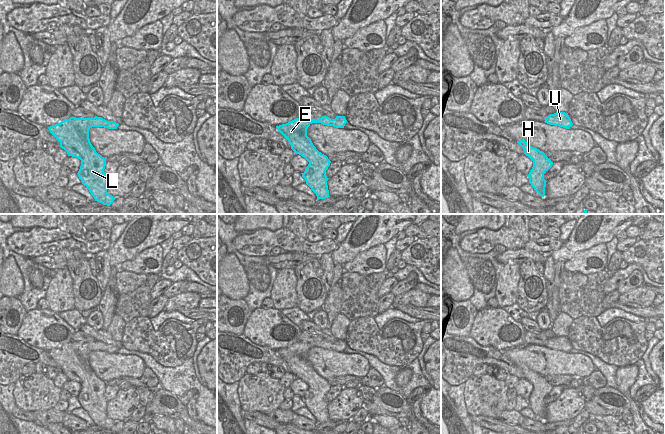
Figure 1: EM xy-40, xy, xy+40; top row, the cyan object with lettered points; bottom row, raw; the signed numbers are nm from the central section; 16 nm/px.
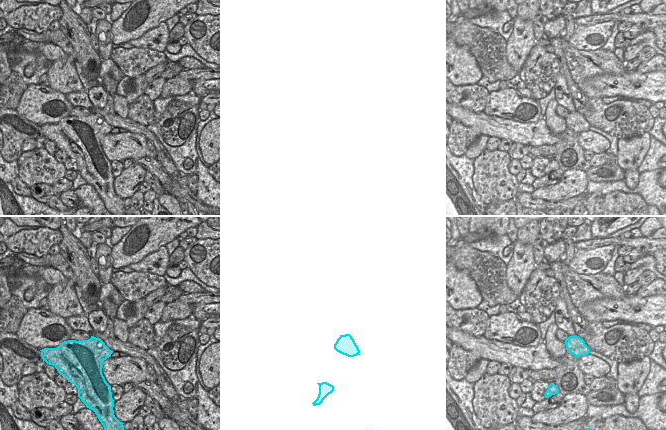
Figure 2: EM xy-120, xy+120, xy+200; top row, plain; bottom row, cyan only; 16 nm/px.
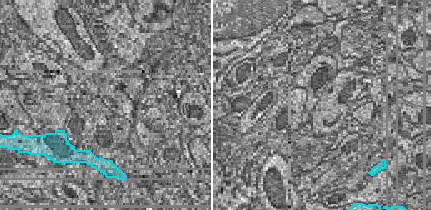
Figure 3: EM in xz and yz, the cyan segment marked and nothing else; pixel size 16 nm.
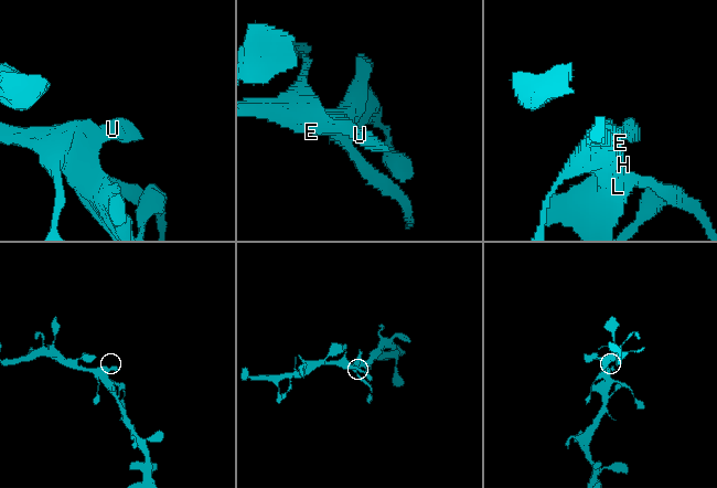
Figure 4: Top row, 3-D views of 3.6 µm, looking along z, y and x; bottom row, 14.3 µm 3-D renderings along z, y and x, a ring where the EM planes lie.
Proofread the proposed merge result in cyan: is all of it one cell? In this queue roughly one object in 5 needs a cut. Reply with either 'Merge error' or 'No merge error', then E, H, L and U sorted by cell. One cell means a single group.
No merge error. Groups: E H L U

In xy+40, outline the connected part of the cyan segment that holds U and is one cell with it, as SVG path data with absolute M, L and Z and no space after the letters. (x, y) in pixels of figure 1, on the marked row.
M556 112L554 114L550 114L546 117L544 122L550 125L559 126L566 129L570 129L570 127L573 125L568 113L565 112Z

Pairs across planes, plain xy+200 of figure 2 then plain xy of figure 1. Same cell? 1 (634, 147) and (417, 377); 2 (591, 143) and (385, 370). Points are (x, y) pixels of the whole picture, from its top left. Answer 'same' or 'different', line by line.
1: different
2: different

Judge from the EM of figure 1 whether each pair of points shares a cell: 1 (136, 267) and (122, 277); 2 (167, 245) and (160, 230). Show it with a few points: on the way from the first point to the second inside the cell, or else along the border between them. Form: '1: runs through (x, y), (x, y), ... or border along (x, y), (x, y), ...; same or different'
1: border along (122, 269), (128, 272), (146, 274); different
2: border along (170, 235), (159, 243); different

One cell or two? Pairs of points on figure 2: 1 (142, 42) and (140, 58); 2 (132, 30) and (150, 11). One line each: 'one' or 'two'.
1: two
2: one

